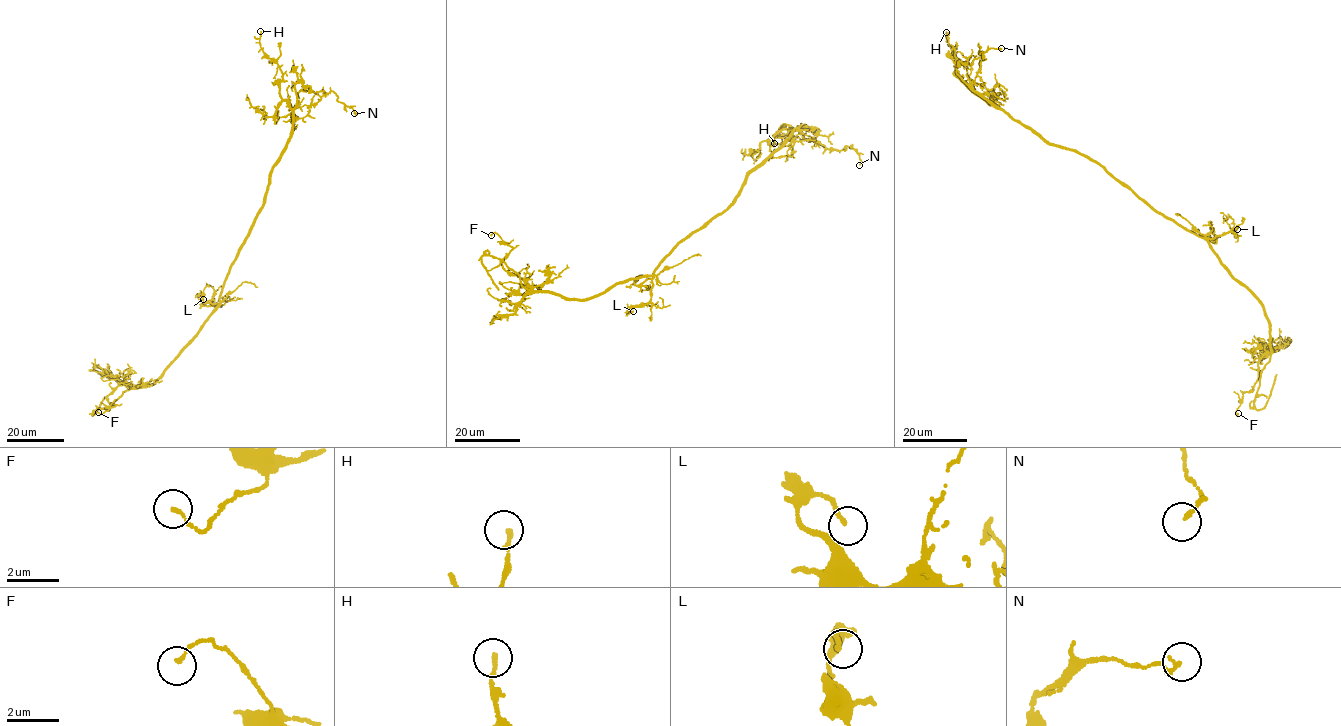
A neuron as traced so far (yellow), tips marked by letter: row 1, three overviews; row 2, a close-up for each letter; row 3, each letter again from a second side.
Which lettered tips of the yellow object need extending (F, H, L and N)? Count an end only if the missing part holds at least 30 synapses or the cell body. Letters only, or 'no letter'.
no letter

